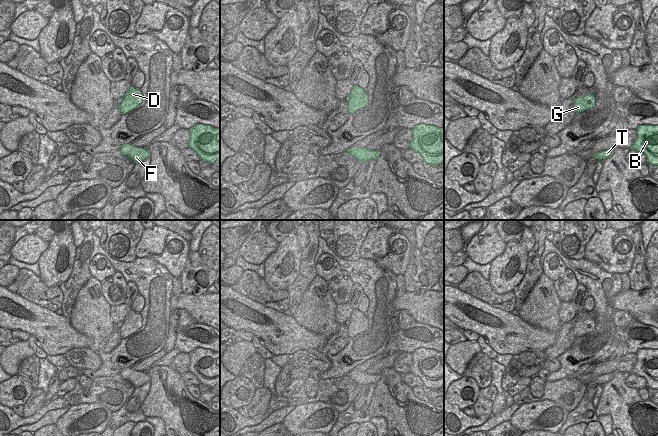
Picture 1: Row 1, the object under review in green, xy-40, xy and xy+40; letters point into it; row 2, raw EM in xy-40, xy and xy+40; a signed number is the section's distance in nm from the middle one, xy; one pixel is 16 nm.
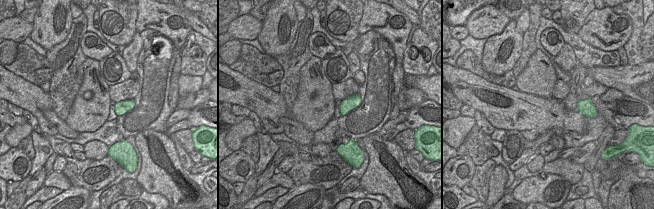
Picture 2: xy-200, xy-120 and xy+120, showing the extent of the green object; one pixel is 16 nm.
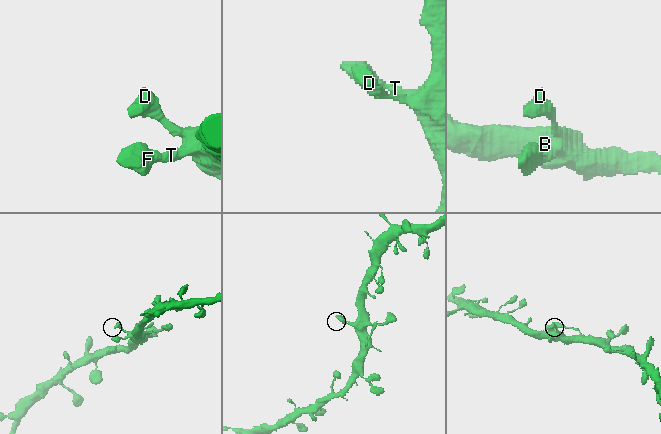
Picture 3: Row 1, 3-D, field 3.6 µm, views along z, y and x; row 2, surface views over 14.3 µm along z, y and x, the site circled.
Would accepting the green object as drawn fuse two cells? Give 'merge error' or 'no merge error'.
no merge error

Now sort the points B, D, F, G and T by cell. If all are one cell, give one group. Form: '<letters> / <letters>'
B D F G T

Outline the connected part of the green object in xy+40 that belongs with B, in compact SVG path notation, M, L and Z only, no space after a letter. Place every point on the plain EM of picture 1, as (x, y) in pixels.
M639 349L636 355L637 362L631 374L644 377L647 387L658 391L658 349Z

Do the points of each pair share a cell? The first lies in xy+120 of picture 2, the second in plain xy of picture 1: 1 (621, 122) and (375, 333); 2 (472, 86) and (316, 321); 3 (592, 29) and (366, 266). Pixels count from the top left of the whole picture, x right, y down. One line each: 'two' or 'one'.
1: two
2: two
3: two

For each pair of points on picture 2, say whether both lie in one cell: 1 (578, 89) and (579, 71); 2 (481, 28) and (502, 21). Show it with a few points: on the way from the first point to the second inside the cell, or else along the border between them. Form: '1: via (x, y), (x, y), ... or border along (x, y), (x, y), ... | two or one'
1: via (578, 85), (578, 75) | one
2: via (486, 23), (488, 21), (497, 21) | one

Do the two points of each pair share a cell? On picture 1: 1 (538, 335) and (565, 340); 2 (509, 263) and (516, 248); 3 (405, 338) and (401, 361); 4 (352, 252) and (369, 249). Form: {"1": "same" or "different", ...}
{"1": "different", "2": "same", "3": "different", "4": "different"}

